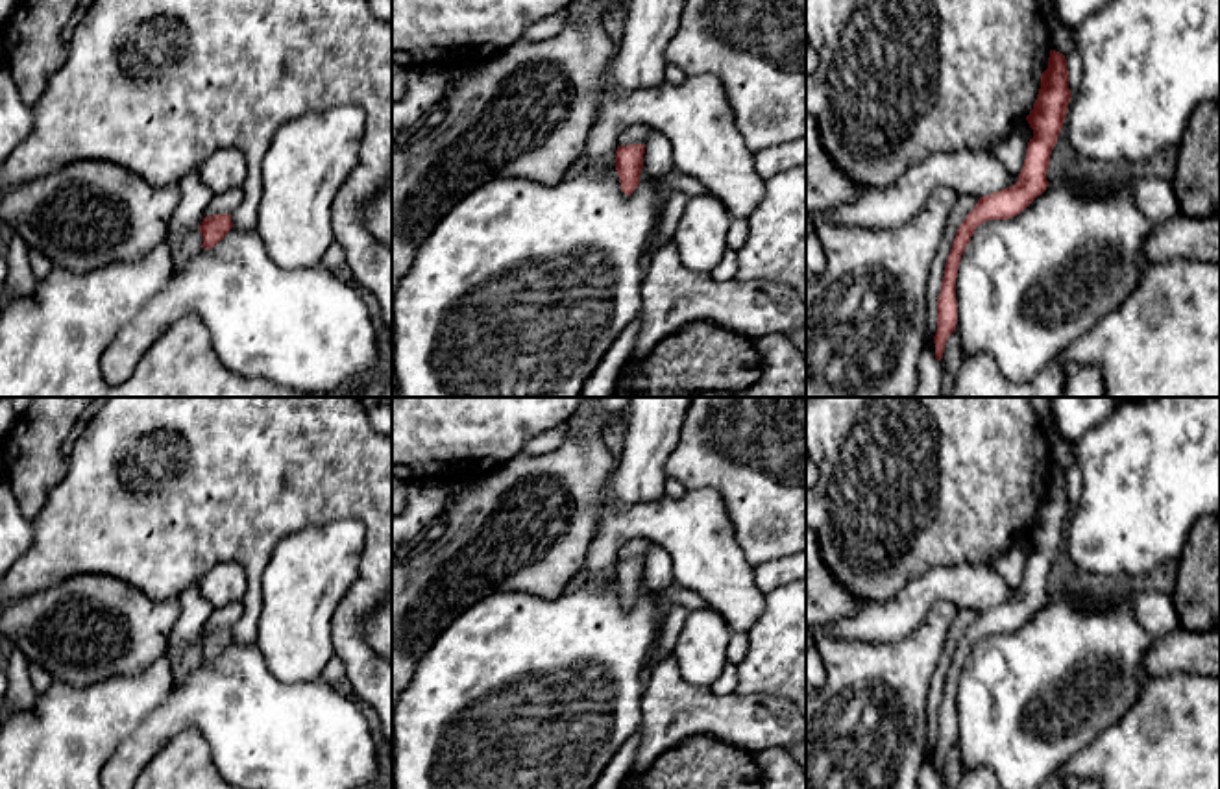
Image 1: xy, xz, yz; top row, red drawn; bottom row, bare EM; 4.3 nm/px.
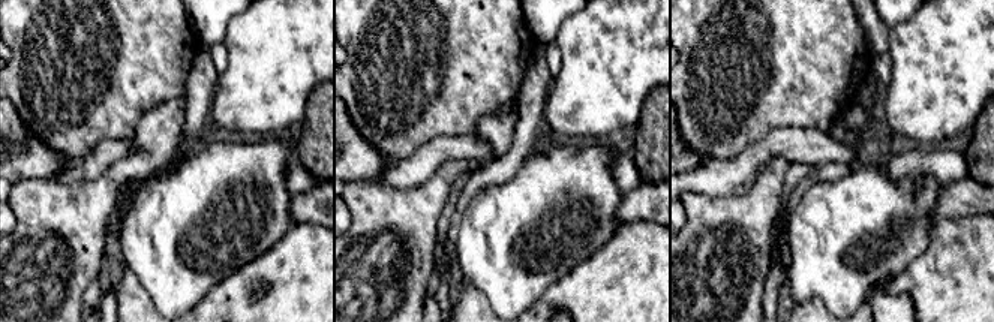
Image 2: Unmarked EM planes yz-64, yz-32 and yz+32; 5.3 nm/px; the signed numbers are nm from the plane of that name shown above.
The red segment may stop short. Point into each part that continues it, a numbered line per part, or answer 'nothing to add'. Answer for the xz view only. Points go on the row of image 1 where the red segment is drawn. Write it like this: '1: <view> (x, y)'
nothing to add

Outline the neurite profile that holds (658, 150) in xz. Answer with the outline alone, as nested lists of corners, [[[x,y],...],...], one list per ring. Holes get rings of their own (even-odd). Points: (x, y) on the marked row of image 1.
[[[651,131],[651,137],[645,144],[643,168],[654,179],[669,174],[675,168],[673,144],[664,133]]]

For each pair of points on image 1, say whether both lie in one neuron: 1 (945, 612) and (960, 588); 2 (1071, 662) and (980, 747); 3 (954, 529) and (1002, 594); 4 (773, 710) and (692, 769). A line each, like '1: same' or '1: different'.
1: different
2: same
3: different
4: different

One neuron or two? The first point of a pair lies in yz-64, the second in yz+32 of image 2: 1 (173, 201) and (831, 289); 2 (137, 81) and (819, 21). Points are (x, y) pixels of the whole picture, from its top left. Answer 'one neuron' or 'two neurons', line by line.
1: one neuron
2: one neuron

